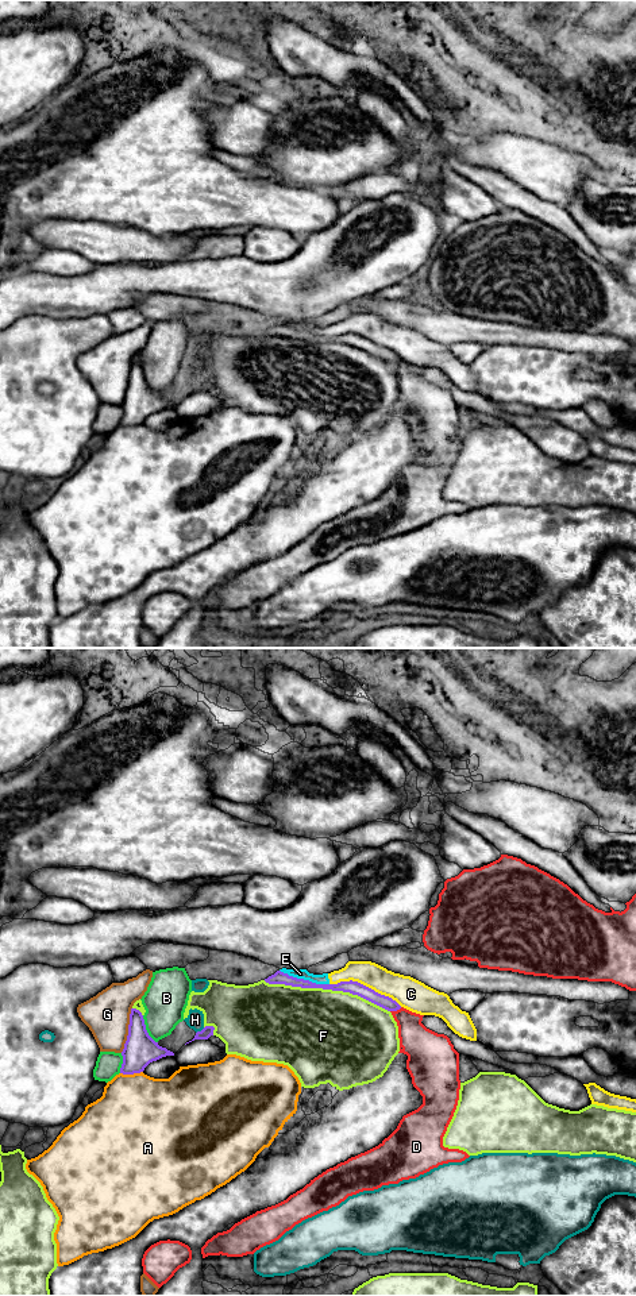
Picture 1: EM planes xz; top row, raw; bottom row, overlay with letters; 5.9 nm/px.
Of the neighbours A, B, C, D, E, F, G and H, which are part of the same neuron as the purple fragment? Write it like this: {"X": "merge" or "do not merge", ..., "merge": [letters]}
{"A": "do not merge", "B": "do not merge", "C": "do not merge", "D": "do not merge", "E": "do not merge", "F": "do not merge", "G": "do not merge", "H": "do not merge", "merge": []}

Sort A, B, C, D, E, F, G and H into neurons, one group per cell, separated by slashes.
A / B / C E / D / F / G / H

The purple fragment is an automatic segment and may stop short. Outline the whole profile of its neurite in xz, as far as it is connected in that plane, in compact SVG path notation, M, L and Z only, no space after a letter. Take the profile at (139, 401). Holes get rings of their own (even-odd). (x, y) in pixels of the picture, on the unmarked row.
M131 360L128 387L122 408L120 425L134 427L143 424L150 414L166 408L174 408L174 405L159 398L149 387L142 364Z

